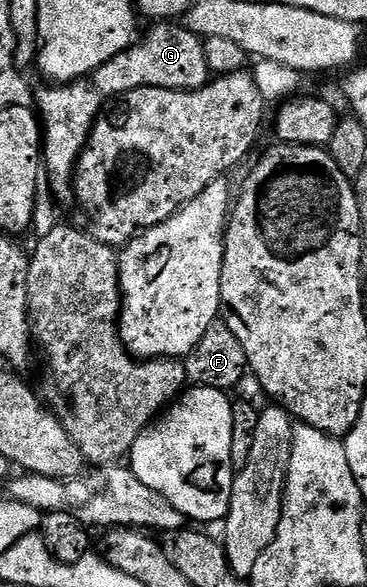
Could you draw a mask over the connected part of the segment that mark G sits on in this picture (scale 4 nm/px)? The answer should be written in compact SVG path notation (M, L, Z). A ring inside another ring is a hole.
M157 22L152 27L153 29L146 34L145 41L143 41L143 36L143 39L134 43L132 48L128 48L126 52L120 52L115 58L111 58L111 62L99 66L89 76L74 80L72 84L50 87L53 89L50 92L43 93L42 96L40 93L39 120L43 125L43 172L47 180L49 176L49 184L53 187L53 192L59 199L70 201L74 199L77 160L89 143L89 135L93 132L93 125L96 124L97 117L102 115L103 109L110 103L108 100L112 96L122 95L121 97L124 97L126 94L142 88L192 90L202 88L209 83L211 73L207 64L205 40L202 37L195 35L177 22Z

